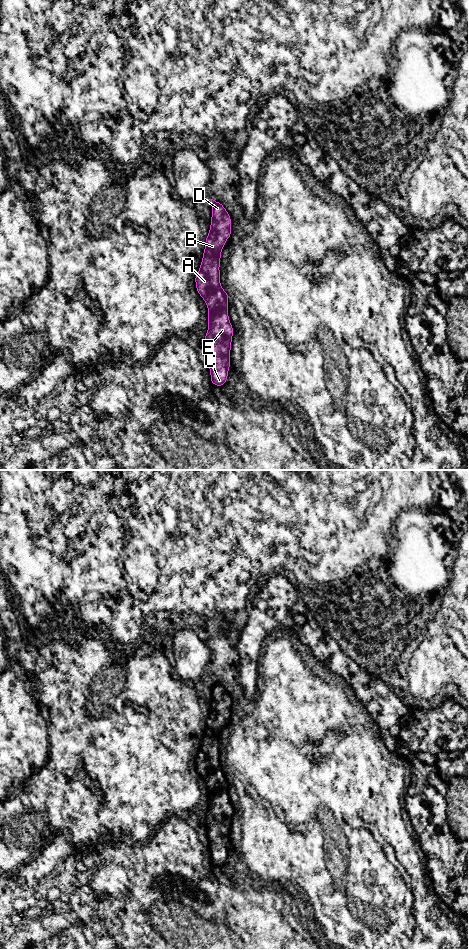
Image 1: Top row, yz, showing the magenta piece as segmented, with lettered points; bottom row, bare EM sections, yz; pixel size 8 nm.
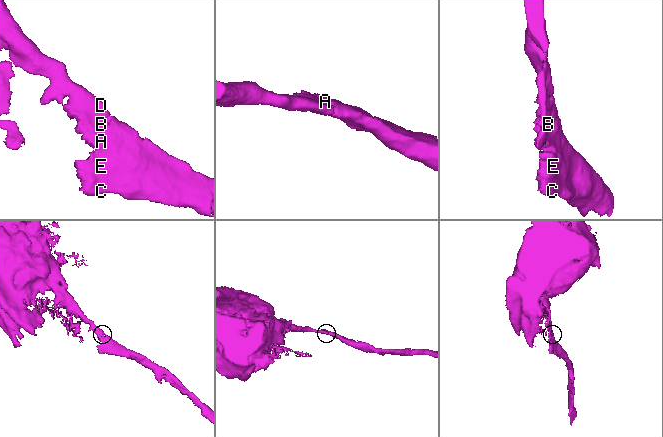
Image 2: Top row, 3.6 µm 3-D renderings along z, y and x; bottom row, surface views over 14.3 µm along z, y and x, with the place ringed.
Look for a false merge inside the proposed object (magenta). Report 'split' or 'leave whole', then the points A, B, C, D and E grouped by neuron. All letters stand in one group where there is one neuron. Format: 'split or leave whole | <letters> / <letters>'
leave whole | A B C D E

